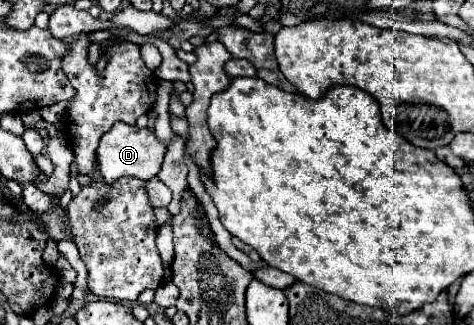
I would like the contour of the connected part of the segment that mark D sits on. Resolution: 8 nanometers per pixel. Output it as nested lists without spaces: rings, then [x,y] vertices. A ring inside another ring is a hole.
[[[116,122],[100,140],[100,146],[96,150],[96,172],[104,178],[106,184],[114,184],[122,176],[148,180],[160,172],[164,154],[166,146],[154,136],[154,132],[150,132],[148,128]]]

